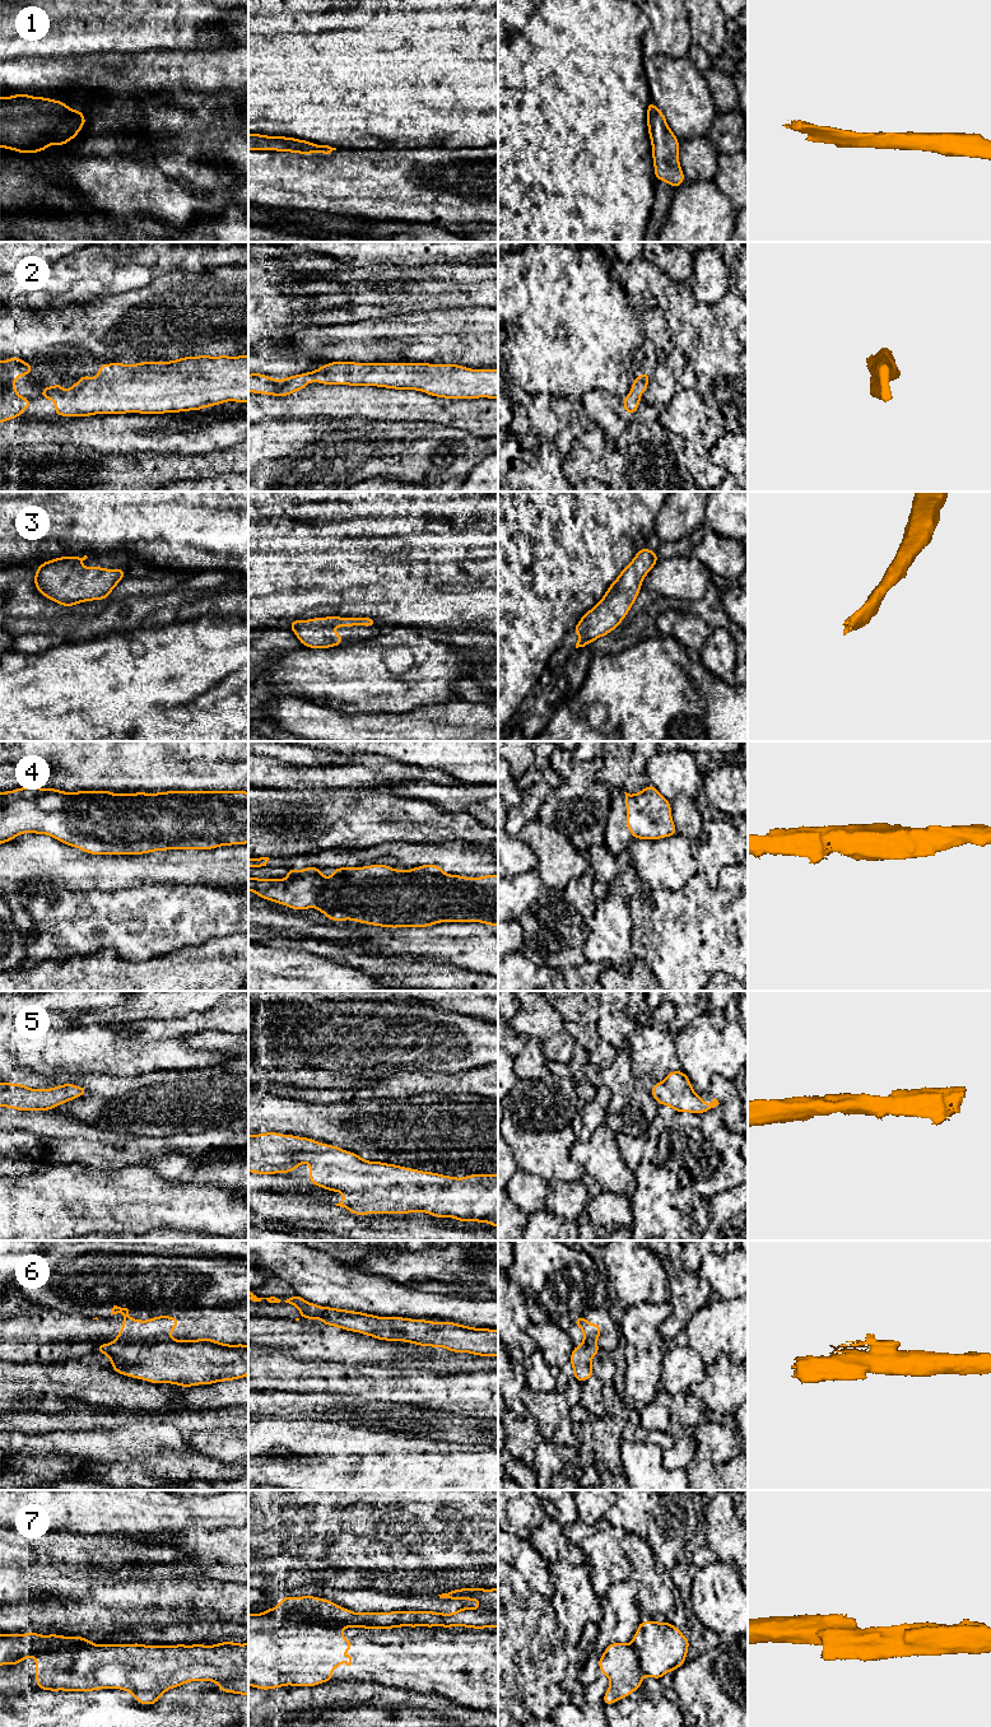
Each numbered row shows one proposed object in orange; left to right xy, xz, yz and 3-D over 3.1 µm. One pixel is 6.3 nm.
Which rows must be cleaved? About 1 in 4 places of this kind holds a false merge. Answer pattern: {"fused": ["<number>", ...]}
{"fused": ["6", "7"]}

